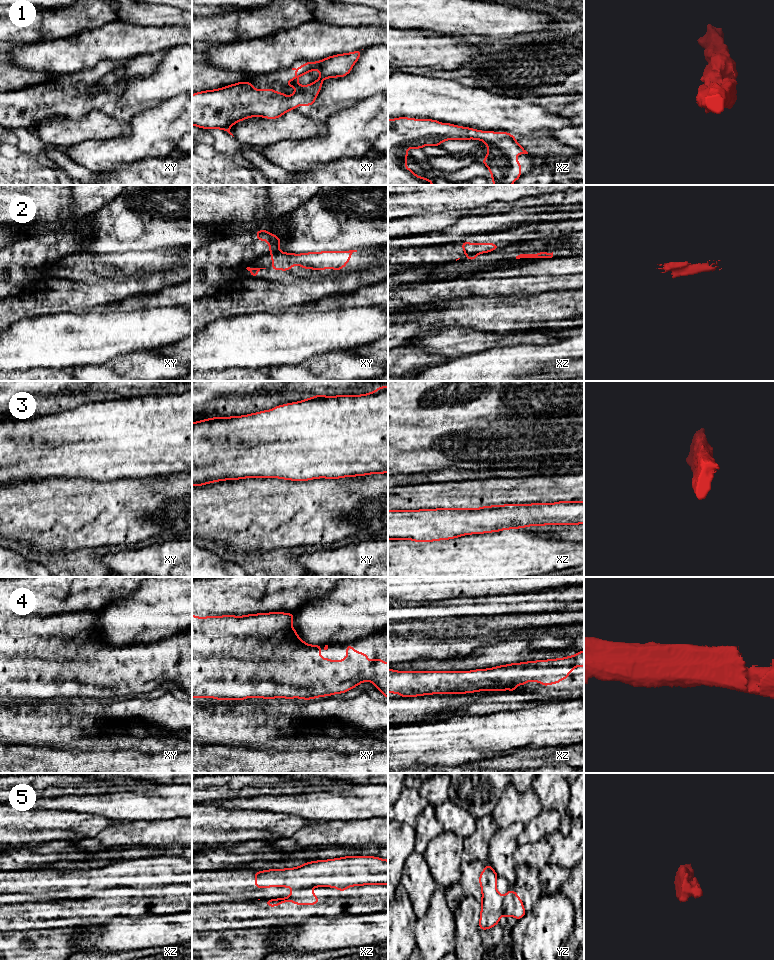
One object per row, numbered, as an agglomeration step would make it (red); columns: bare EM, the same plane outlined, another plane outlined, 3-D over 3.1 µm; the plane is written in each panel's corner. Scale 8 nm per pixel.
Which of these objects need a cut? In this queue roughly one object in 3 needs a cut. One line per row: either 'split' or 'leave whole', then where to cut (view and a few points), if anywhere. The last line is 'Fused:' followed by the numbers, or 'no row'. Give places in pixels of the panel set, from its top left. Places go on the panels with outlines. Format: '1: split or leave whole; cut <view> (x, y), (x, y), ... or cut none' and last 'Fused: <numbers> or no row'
1: leave whole; cut none
2: split; cut xy (280, 251), (273, 251), (271, 253)
3: leave whole; cut none
4: leave whole; cut none
5: split; cut yz (504, 897), (502, 914)
Fused: 2, 5

